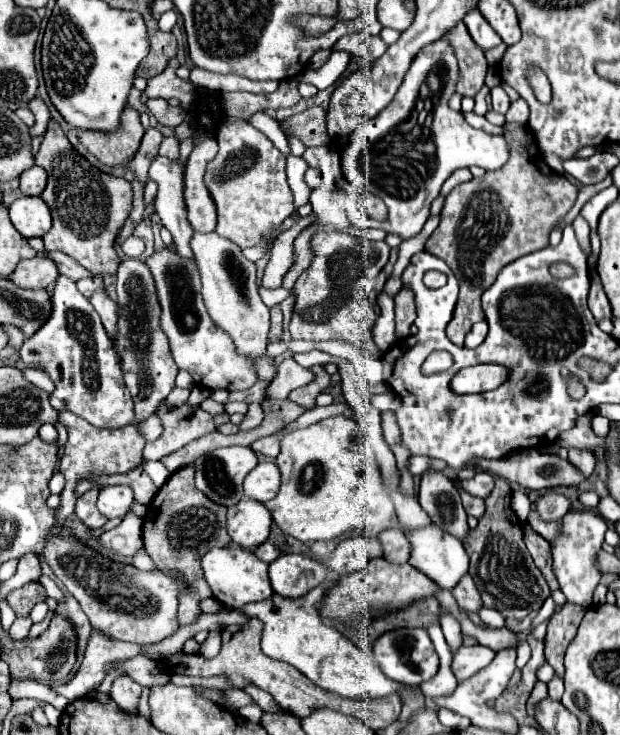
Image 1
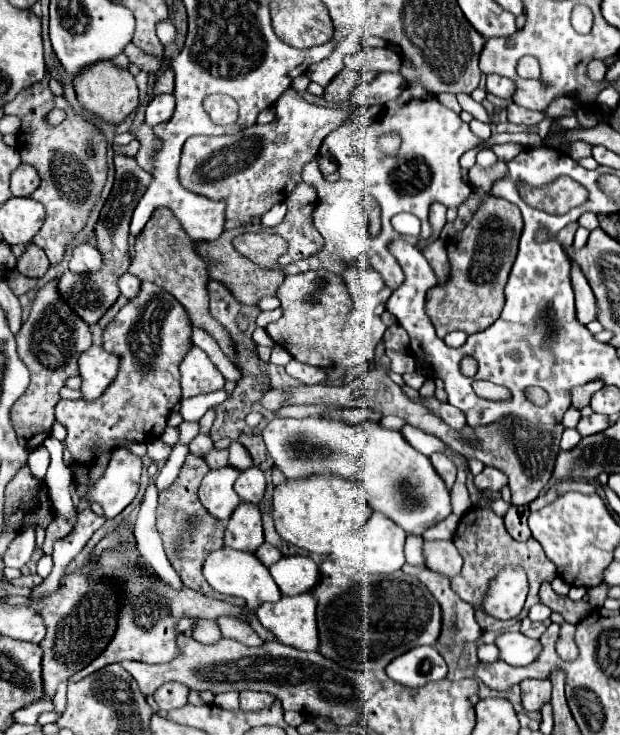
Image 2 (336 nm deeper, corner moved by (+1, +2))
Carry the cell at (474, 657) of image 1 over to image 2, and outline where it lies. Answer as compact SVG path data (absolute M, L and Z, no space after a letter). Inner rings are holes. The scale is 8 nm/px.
M521 632L499 634L495 638L495 646L499 648L499 658L511 666L527 666L541 652L539 640L531 640Z

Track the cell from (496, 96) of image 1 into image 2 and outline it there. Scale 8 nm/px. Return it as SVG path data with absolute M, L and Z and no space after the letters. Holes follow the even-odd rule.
M489 74L487 76L487 92L499 96L499 98L511 98L515 92L515 84L509 78L497 76L497 74Z

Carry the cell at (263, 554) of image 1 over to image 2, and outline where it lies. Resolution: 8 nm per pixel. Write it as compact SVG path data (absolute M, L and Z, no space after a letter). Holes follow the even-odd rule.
M261 544L259 548L257 548L257 552L255 552L255 556L269 568L269 566L273 566L279 558L281 558L281 552L275 548L275 546L271 546L271 544Z

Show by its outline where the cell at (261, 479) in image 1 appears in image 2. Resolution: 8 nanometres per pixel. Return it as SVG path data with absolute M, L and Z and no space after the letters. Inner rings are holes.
M251 466L243 470L235 482L235 490L243 502L259 504L265 494L265 474L261 472L261 468Z

